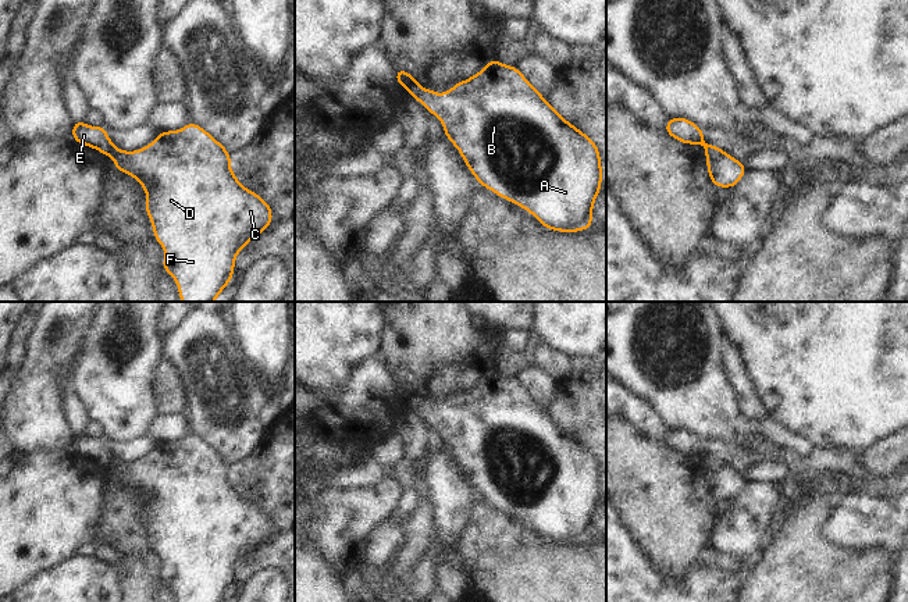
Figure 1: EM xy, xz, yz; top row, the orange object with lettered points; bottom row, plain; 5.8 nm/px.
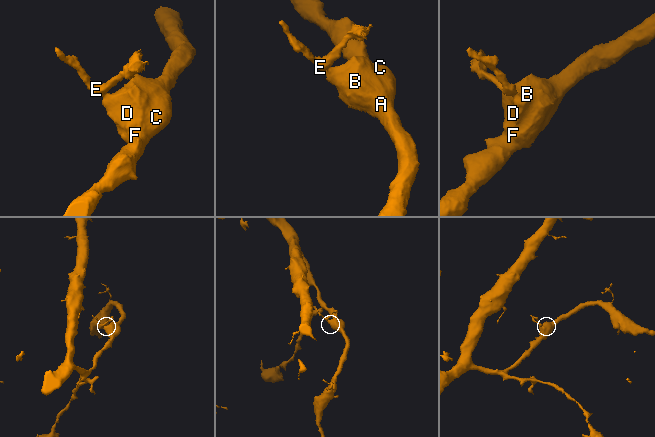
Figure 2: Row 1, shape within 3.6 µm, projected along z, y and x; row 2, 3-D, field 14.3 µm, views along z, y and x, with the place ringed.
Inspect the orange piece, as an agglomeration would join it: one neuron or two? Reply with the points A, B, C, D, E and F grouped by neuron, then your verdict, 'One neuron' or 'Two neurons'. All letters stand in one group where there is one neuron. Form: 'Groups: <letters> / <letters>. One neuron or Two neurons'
Groups: A B C D F / E. Two neurons

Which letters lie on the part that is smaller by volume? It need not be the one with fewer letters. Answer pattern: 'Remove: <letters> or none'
Remove: E

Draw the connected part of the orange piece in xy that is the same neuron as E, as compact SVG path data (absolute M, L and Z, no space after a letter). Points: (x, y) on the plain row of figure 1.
M81 431L74 434L71 441L74 453L99 462L103 467L107 467L108 462L114 457L110 448L106 444L106 437L93 438L86 437Z

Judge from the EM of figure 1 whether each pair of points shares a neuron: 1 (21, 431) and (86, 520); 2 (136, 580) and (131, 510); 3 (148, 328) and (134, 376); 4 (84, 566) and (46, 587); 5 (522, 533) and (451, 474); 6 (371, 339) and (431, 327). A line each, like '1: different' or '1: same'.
1: different
2: same
3: same
4: same
5: different
6: different

